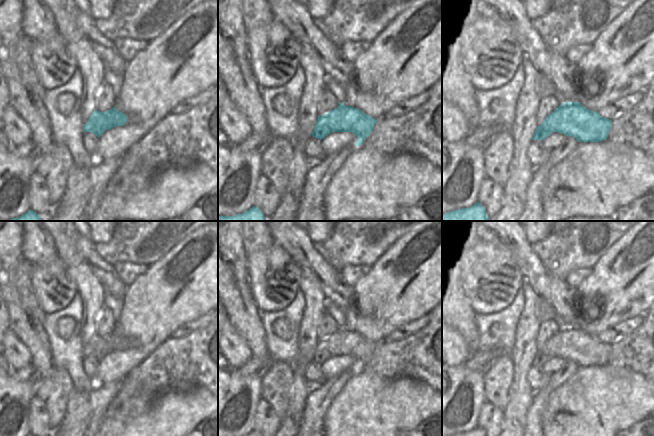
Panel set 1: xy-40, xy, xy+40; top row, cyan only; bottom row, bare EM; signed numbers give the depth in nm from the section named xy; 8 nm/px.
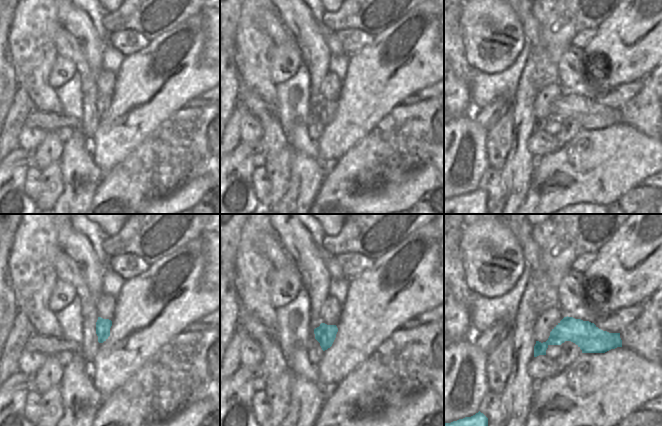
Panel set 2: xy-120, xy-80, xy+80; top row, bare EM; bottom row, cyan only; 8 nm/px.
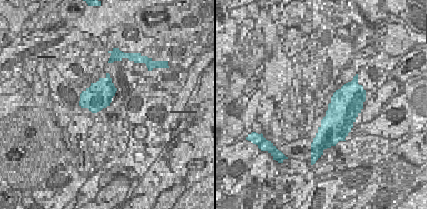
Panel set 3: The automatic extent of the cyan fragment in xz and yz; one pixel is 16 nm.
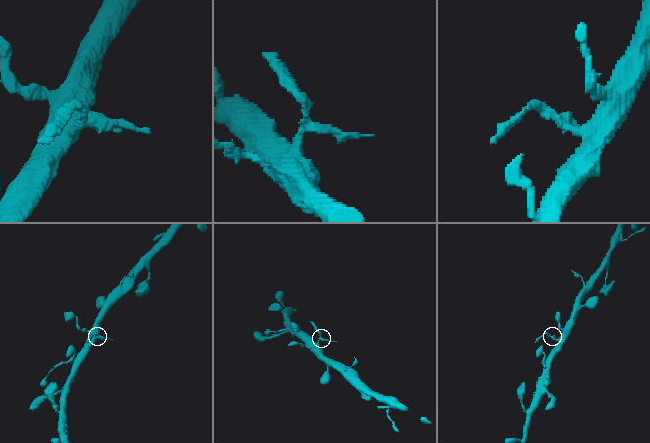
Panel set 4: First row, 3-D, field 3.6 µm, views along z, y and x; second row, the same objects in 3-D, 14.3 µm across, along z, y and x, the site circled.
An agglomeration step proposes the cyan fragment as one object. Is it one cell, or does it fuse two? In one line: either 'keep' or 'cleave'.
cleave

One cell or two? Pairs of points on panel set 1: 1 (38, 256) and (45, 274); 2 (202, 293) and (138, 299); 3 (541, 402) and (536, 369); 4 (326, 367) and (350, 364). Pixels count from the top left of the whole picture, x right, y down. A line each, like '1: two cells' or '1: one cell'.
1: two cells
2: one cell
3: two cells
4: one cell

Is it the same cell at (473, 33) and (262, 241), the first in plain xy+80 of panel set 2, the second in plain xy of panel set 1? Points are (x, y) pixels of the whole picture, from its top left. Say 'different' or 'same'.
different

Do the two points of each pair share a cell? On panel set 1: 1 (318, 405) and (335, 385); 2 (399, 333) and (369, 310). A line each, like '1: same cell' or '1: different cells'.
1: same cell
2: different cells

